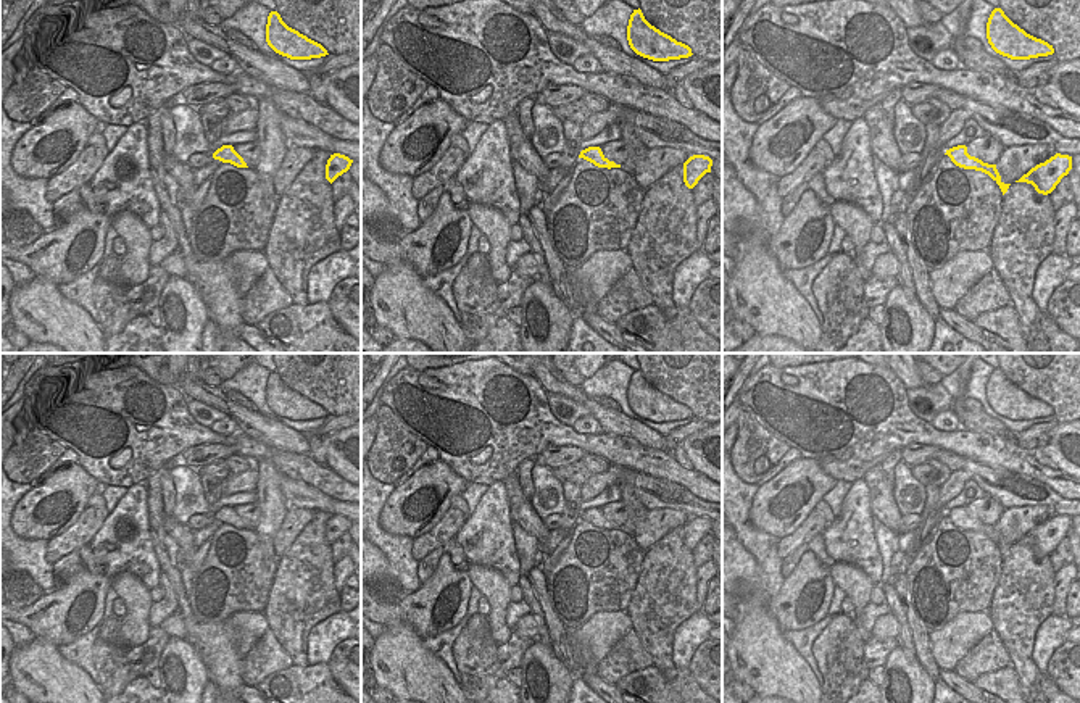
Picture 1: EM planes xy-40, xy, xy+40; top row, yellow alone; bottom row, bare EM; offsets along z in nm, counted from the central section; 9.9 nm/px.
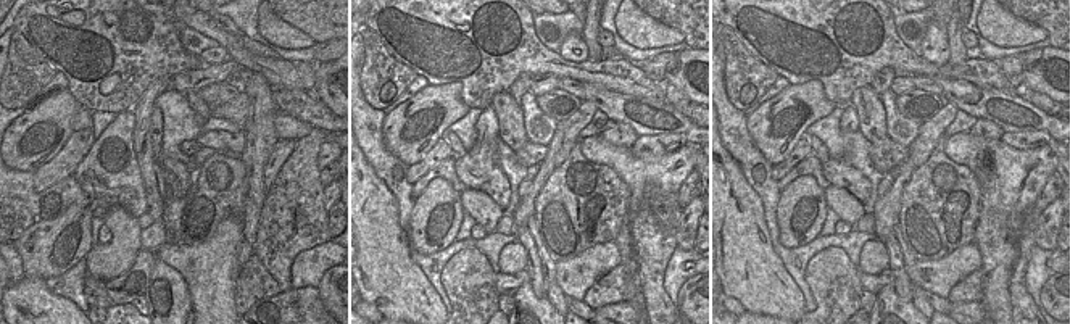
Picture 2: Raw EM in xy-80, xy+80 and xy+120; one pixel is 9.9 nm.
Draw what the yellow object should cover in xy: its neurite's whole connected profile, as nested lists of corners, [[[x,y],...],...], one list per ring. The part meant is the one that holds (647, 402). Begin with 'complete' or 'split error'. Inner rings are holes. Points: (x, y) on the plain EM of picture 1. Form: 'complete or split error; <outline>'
complete; [[[633,371],[627,387],[630,410],[653,422],[669,422],[692,418],[692,410],[651,387],[642,371]]]

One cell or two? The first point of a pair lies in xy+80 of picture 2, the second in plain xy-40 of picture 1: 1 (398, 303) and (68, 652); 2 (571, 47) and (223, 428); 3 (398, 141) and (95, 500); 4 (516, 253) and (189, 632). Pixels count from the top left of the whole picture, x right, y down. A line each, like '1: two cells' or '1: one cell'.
1: two cells
2: one cell
3: two cells
4: one cell

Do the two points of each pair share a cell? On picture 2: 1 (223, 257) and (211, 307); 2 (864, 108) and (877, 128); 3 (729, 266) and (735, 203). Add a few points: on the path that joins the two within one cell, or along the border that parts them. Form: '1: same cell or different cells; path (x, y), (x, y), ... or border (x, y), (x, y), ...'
1: same cell; path (211, 270), (211, 294)
2: same cell; path (869, 113), (872, 123)
3: same cell; path (735, 250), (735, 220)

